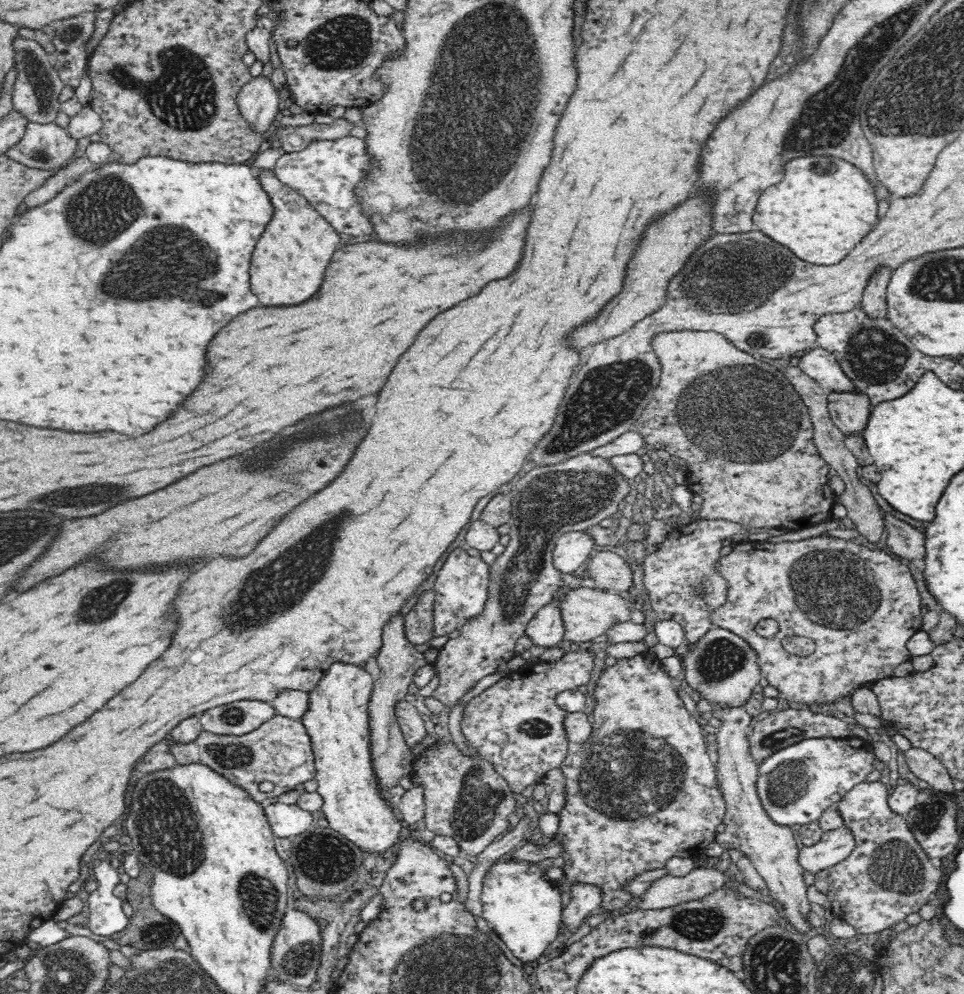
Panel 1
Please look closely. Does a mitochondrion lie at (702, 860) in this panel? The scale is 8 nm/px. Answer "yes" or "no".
no

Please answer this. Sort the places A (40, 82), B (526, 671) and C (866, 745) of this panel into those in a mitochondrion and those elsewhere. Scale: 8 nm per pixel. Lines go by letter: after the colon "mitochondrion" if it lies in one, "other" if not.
A: mitochondrion
B: other
C: other

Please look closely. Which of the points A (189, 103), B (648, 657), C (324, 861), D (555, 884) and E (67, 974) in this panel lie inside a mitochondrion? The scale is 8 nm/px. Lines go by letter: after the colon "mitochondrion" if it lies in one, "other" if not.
A: mitochondrion
B: other
C: mitochondrion
D: other
E: mitochondrion

